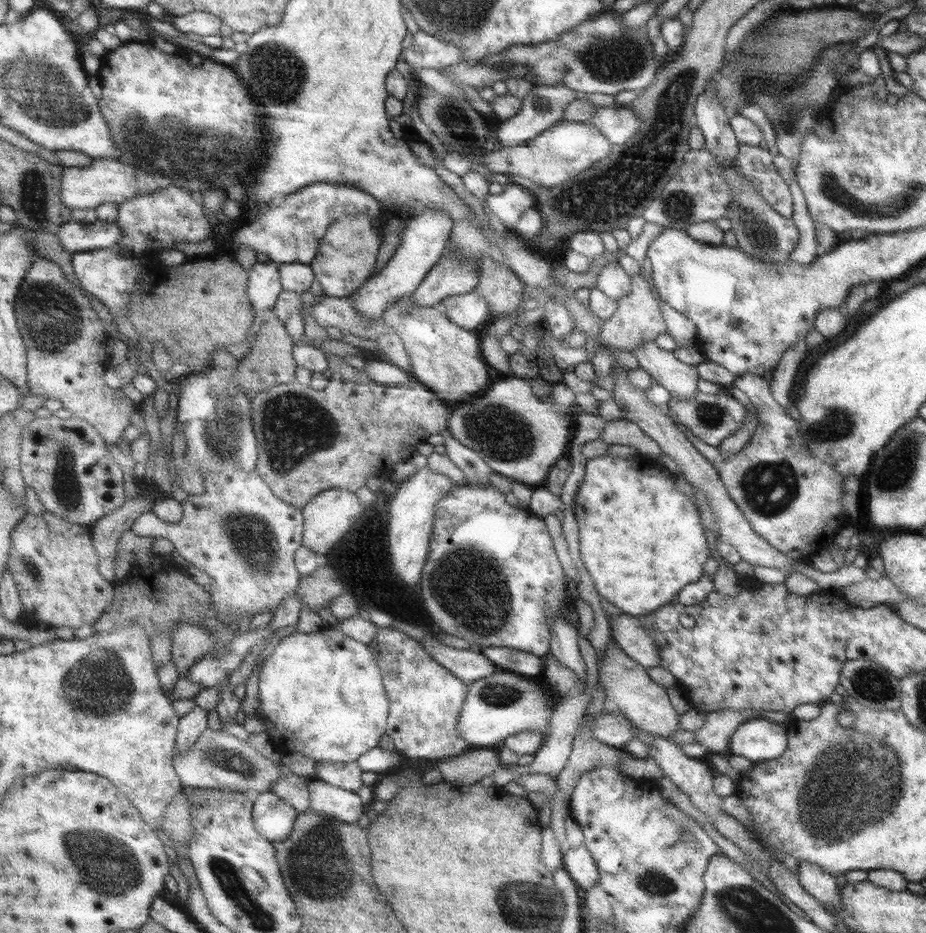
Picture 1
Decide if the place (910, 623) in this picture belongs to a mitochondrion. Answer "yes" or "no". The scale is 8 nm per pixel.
no

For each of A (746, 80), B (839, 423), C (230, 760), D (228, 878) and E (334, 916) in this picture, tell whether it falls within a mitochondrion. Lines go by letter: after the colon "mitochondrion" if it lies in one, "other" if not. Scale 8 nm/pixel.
A: mitochondrion
B: mitochondrion
C: mitochondrion
D: mitochondrion
E: other

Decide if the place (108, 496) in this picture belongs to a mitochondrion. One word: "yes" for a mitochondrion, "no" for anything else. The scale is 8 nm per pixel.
no

